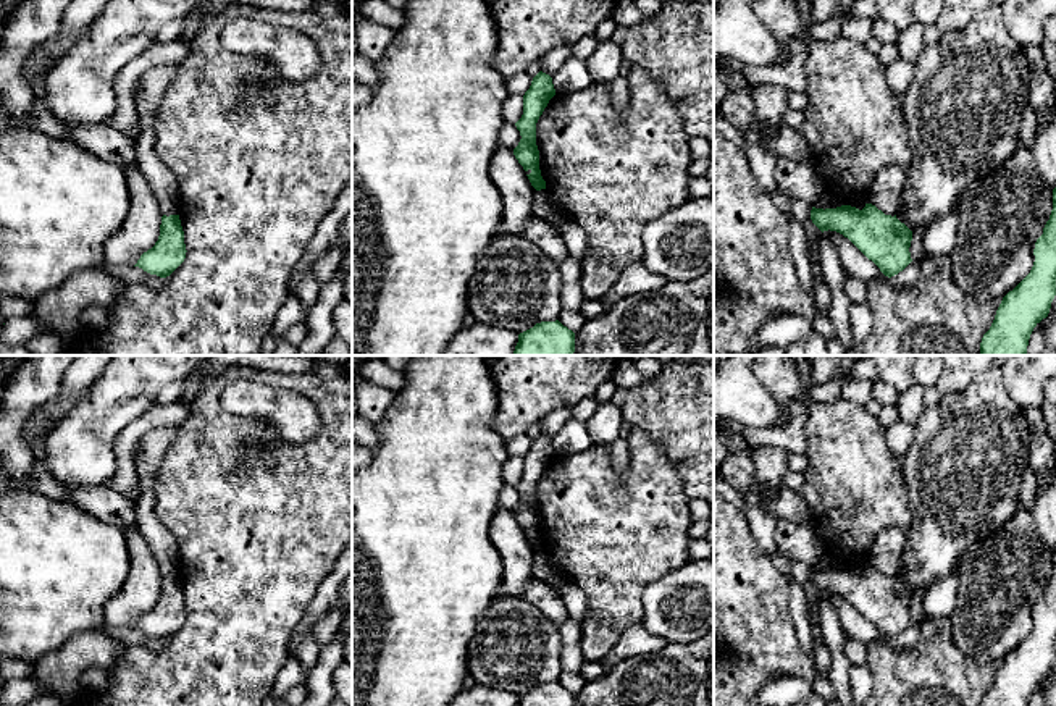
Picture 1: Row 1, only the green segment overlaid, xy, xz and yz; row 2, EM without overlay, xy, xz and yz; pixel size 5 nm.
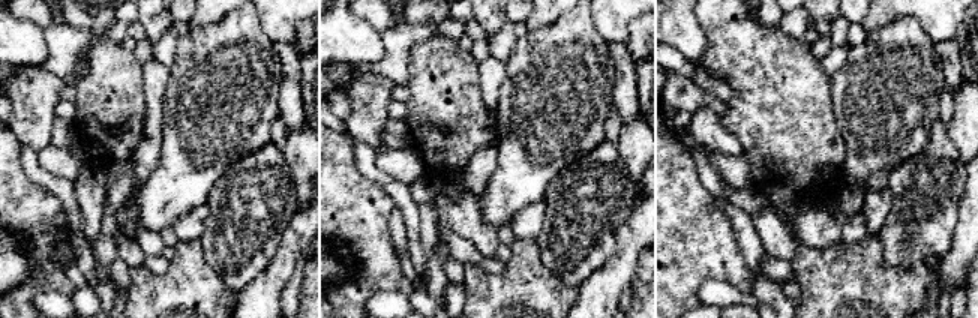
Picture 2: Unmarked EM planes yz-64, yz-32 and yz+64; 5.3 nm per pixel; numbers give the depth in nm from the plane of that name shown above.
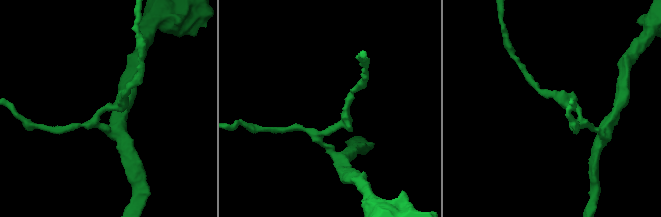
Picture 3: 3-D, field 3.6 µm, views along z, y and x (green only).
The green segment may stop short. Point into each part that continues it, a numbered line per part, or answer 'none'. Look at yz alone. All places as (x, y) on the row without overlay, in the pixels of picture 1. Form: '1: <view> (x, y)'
none

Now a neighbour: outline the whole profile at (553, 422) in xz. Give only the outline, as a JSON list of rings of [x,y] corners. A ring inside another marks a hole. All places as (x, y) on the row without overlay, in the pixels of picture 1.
[[[572,407],[555,409],[539,420],[539,430],[552,439],[570,418]]]

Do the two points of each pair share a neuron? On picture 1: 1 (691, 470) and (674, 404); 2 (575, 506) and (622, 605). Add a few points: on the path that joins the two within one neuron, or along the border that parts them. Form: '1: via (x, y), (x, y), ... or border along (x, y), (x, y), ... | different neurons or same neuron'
1: via (691, 454), (690, 420) | same neuron
2: via (595, 530), (612, 559), (614, 580) | same neuron

